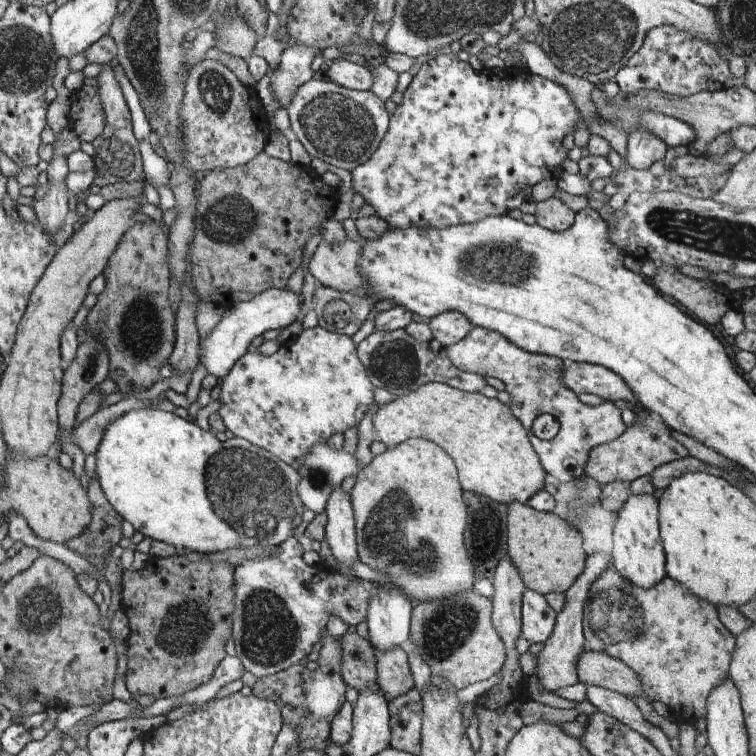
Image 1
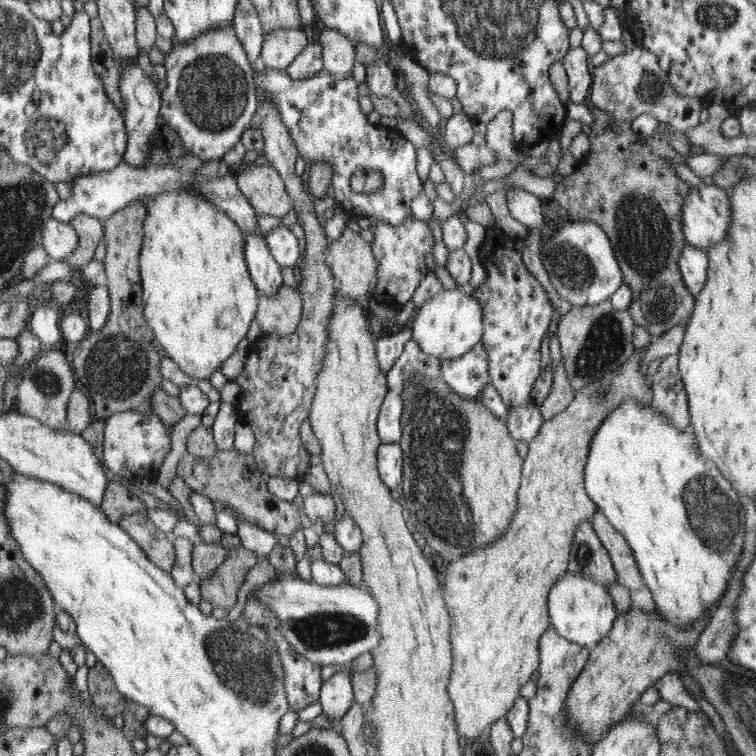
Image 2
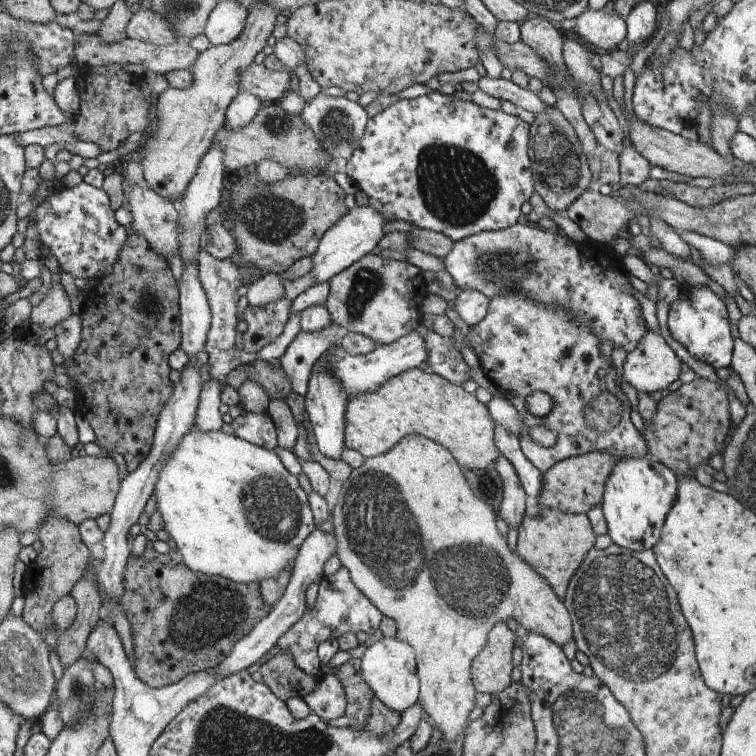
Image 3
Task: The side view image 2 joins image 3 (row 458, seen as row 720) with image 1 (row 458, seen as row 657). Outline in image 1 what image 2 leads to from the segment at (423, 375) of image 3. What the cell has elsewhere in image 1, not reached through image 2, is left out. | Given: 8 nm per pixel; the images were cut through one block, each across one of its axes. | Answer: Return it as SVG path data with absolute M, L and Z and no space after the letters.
M430 382L421 385L408 395L395 395L392 402L380 406L373 417L373 422L376 440L389 447L418 438L434 442L446 450L459 468L460 484L463 485L464 491L475 492L508 506L516 501L527 504L532 496L545 488L547 473L543 470L535 448L531 444L531 432L524 429L522 422L511 412L510 406L502 404L497 398L486 398L476 392L464 392L446 384Z

